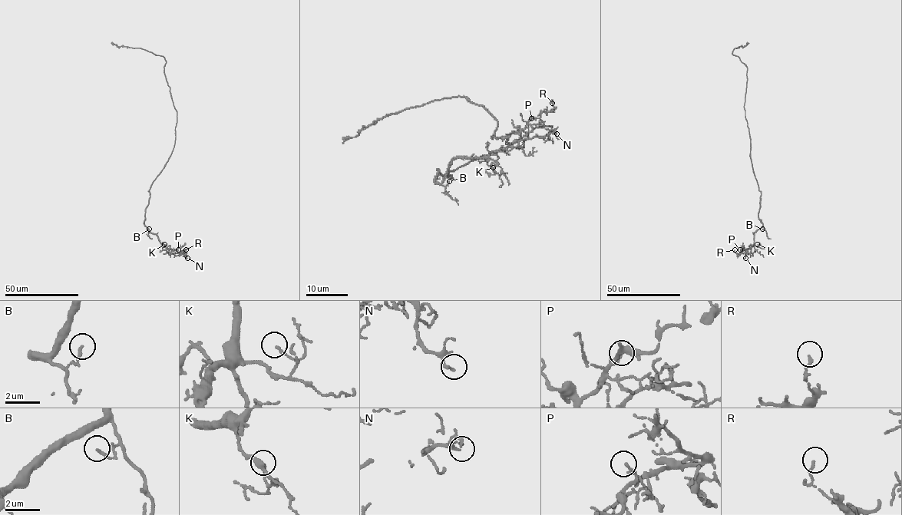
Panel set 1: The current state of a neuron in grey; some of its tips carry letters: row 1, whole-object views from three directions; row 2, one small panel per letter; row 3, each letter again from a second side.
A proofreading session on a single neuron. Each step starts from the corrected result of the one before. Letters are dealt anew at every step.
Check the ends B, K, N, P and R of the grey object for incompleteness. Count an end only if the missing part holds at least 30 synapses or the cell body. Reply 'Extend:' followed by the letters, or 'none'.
Extend: none

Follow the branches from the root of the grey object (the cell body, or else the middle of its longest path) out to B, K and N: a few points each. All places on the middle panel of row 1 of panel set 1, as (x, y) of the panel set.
B: (520, 148), (481, 156), (451, 170), (451, 178), (438, 170), (435, 181), (444, 186), (449, 181)
K: (520, 148), (481, 156), (451, 178), (438, 170), (435, 181), (456, 158), (493, 167)
N: (520, 148), (481, 156), (451, 178), (438, 170), (435, 181), (456, 158), (556, 133)

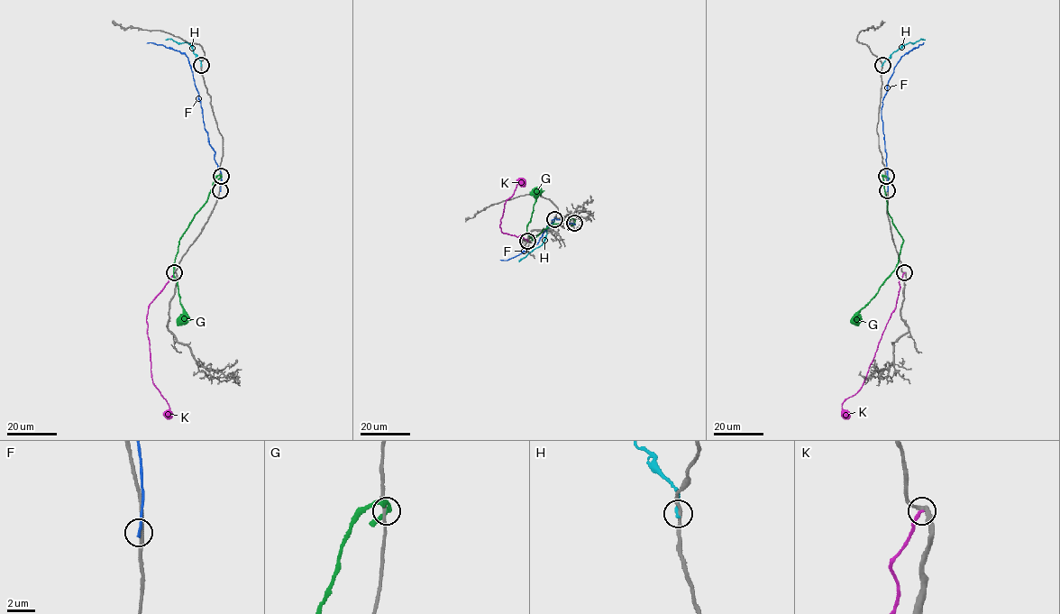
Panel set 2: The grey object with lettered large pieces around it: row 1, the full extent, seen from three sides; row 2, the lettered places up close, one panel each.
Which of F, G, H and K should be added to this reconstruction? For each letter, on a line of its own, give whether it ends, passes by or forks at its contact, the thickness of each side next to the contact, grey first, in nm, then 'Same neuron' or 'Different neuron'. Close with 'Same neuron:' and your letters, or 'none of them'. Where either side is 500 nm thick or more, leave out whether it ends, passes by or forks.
F: It ends there. Thickness 240 nm (grey) against 180 nm. Different neuron
G: It passes by. Thickness 220 nm (grey) against 240 nm. Different neuron
H: It ends there. Thickness 240 nm (grey) against 240 nm. Different neuron
K: It ends there. Thickness 320 nm (grey) against 240 nm. Same neuron
Same neuron: K

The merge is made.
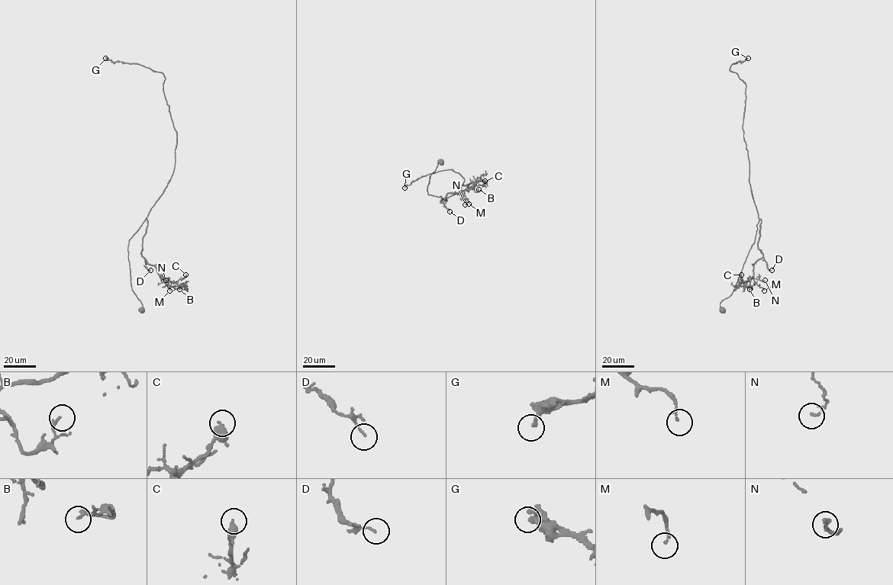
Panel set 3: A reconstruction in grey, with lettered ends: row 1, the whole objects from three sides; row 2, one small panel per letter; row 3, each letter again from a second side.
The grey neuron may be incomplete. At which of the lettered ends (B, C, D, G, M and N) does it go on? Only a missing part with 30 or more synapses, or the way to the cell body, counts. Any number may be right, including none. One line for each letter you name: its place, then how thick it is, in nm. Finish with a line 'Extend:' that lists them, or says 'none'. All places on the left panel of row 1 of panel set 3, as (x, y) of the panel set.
G: at (105, 58); 240 nm thick
Extend: G

